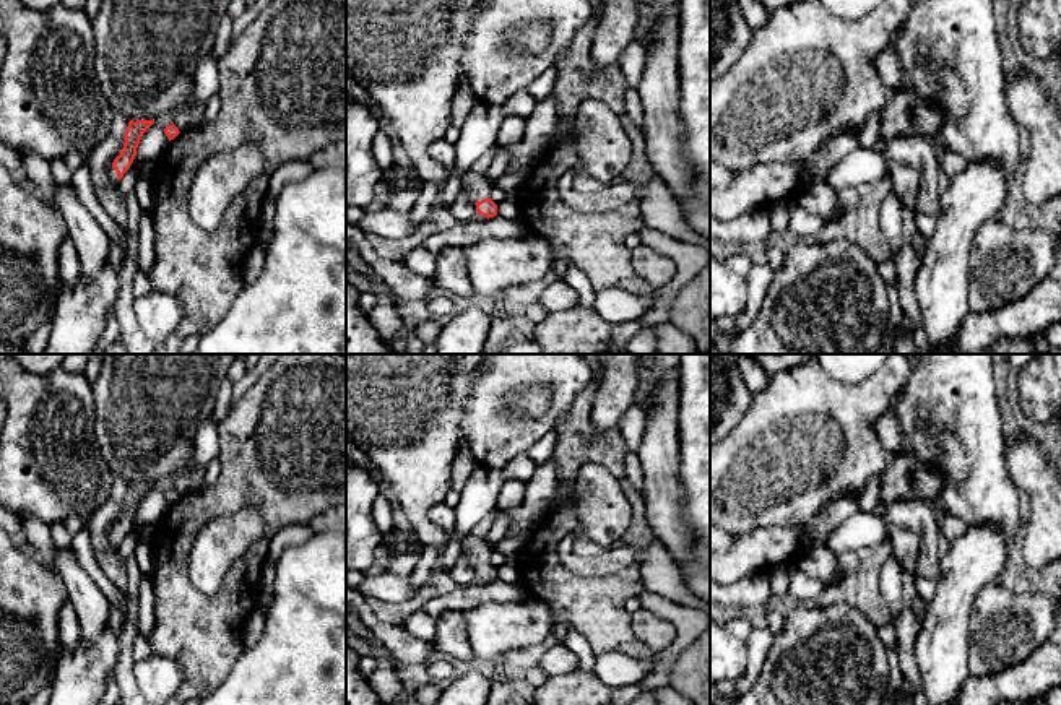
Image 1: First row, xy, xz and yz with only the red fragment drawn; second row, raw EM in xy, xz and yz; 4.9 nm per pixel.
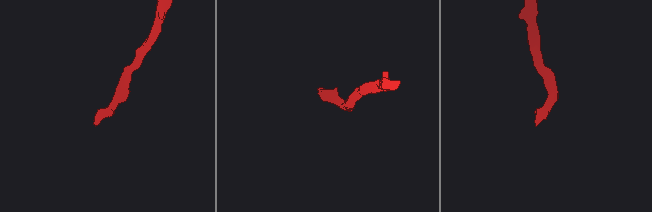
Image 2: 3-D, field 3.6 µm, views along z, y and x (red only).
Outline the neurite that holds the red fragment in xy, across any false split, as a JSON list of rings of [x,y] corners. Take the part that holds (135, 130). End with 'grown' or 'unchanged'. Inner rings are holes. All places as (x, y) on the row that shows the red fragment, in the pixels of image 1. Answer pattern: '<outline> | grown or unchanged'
[[[154,119],[128,122],[128,127],[123,133],[125,136],[123,148],[120,154],[114,159],[112,167],[109,171],[109,179],[112,184],[117,184],[123,177],[123,174],[130,169],[136,156],[136,148],[140,145],[141,136],[153,123],[154,123]]] | grown

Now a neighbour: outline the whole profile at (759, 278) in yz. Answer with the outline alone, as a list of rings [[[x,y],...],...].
[[[754,266],[746,278],[747,281],[747,302],[744,309],[733,318],[731,331],[738,336],[759,314],[767,289],[773,279],[770,266]]]

